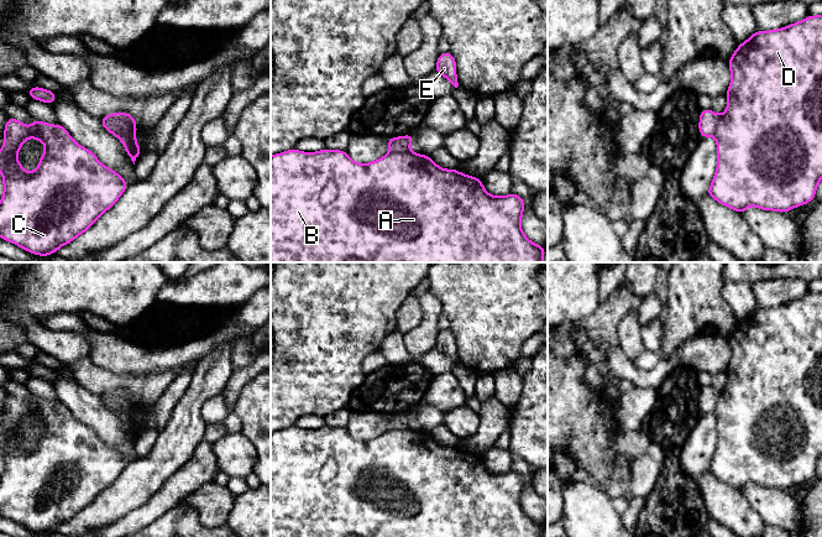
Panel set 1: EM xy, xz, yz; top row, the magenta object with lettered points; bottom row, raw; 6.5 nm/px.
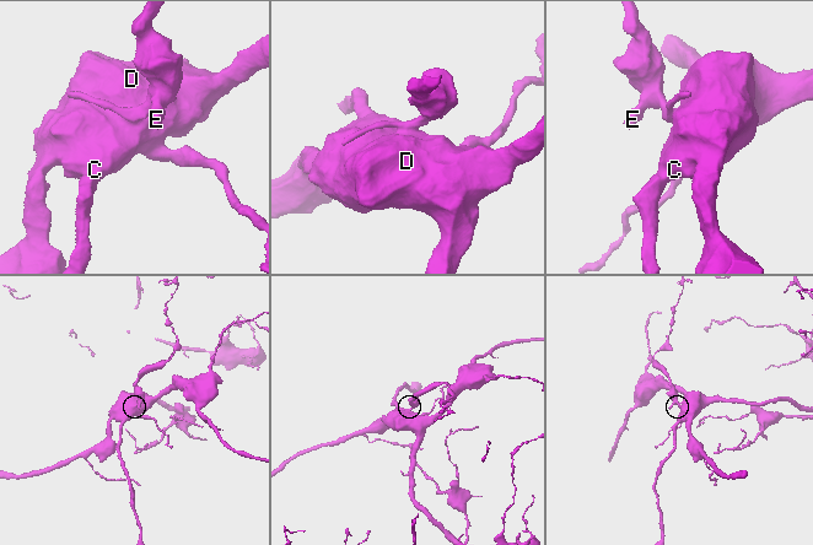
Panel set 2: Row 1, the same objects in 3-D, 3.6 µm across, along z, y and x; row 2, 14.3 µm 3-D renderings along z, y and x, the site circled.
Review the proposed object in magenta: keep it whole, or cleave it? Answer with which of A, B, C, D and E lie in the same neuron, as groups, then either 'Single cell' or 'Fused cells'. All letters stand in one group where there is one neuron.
Groups: A B C D / E. Fused cells

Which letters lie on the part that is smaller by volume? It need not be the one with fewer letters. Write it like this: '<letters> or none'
E

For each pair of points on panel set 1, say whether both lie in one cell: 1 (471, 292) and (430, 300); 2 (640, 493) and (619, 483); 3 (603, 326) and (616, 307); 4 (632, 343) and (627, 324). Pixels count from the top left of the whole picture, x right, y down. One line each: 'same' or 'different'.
1: different
2: different
3: same
4: same

